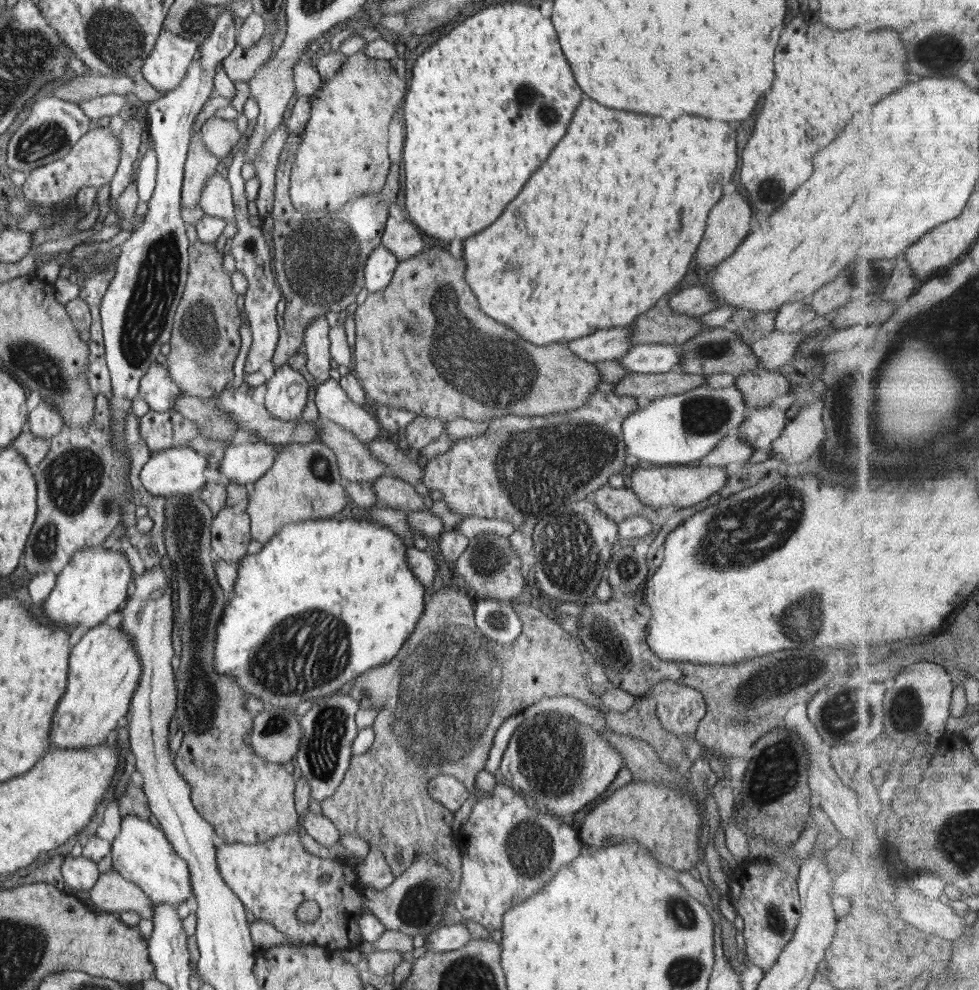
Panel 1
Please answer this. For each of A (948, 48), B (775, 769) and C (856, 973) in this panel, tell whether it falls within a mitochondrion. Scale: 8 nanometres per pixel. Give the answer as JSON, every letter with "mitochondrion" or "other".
{"A":"mitochondrion","B":"mitochondrion","C":"other"}

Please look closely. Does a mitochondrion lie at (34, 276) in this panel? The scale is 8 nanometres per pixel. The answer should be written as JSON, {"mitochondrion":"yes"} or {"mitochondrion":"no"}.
{"mitochondrion":"no"}

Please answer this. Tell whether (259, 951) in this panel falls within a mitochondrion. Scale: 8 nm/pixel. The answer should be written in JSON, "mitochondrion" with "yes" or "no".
{"mitochondrion":"no"}

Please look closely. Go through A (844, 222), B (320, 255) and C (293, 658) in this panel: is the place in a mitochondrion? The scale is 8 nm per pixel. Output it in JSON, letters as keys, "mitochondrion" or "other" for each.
{"A":"other","B":"mitochondrion","C":"mitochondrion"}

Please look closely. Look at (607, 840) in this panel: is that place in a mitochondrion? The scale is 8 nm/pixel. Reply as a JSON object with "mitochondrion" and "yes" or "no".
{"mitochondrion":"no"}

